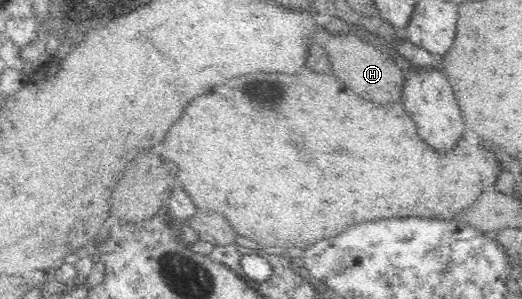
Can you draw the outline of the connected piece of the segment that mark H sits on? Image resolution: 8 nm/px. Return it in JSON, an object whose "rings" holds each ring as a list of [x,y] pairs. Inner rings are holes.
{"rings":[[[352,32],[331,34],[326,42],[326,54],[334,74],[342,78],[358,96],[372,102],[390,102],[390,98],[394,100],[396,96],[402,96],[406,71],[400,62],[371,45],[368,40],[358,38]]]}

